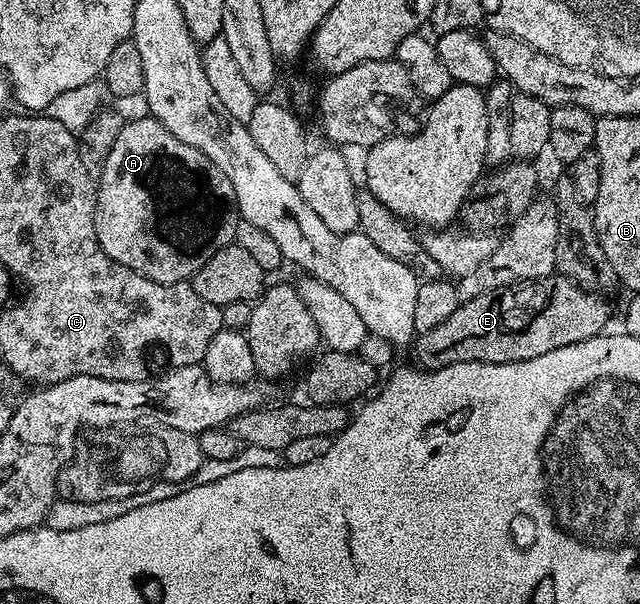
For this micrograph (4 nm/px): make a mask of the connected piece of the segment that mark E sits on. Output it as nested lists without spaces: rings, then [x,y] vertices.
[[[553,272],[545,278],[535,278],[532,282],[517,282],[514,286],[503,286],[497,290],[486,292],[482,296],[474,296],[474,300],[462,302],[457,310],[450,312],[450,317],[442,320],[442,324],[438,324],[438,328],[430,328],[430,332],[419,335],[415,339],[416,346],[416,362],[415,365],[422,370],[437,370],[443,366],[450,364],[458,364],[459,362],[521,362],[522,360],[534,360],[534,356],[542,356],[546,352],[554,352],[554,348],[566,348],[566,344],[578,344],[582,340],[590,340],[594,336],[605,333],[608,322],[608,302],[607,297],[601,296],[599,293],[591,293],[579,286],[563,275]]]

